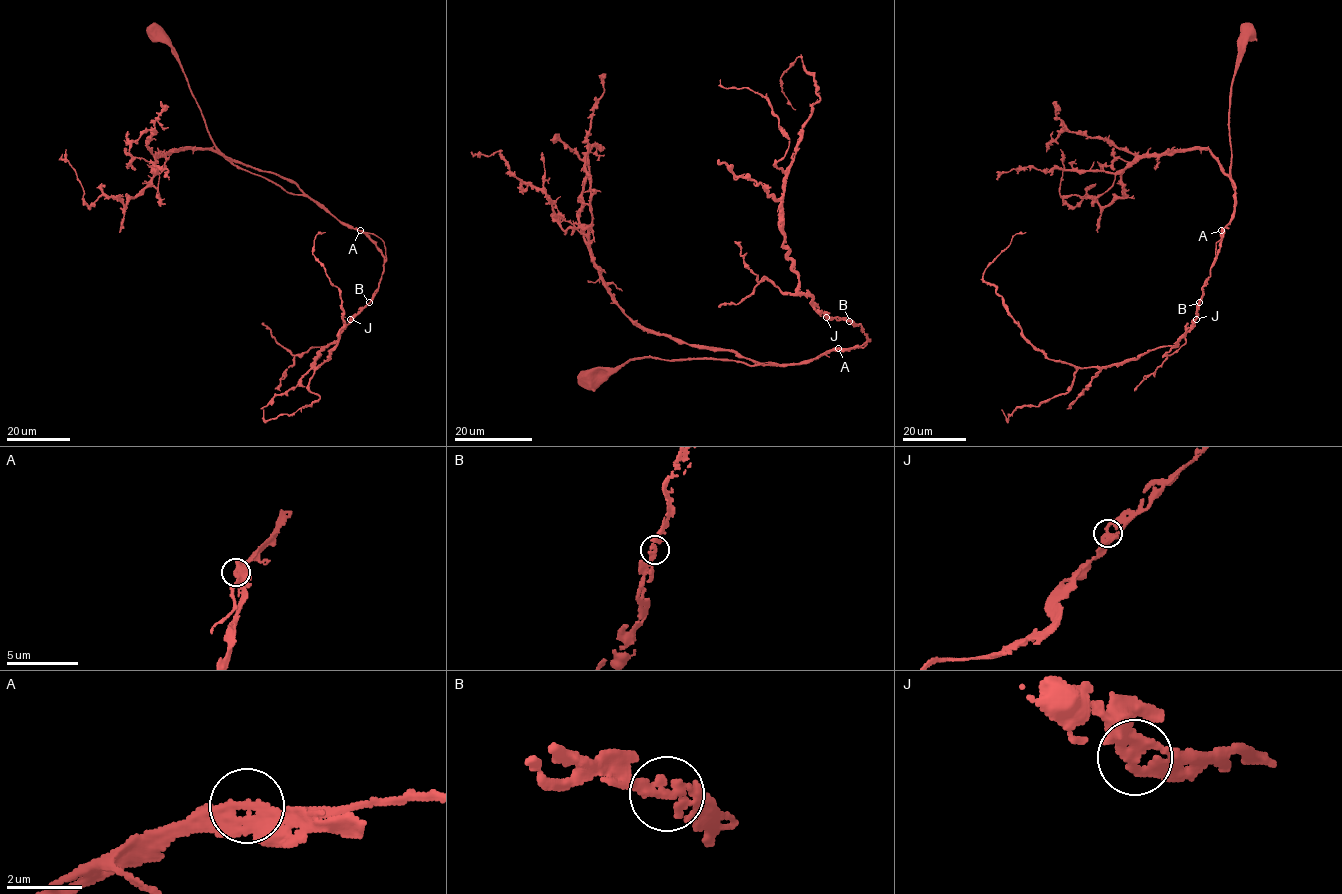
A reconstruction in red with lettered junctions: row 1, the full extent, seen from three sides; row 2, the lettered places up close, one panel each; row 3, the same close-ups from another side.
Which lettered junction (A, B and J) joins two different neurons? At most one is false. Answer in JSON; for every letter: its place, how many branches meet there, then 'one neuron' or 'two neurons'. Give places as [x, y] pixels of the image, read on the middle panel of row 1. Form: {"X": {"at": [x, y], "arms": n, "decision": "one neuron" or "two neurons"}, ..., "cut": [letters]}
{"A": {"at": [838, 348], "arms": 2, "decision": "one neuron"}, "B": {"at": [849, 321], "arms": 2, "decision": "one neuron"}, "J": {"at": [826, 317], "arms": 2, "decision": "one neuron"}, "cut": []}

